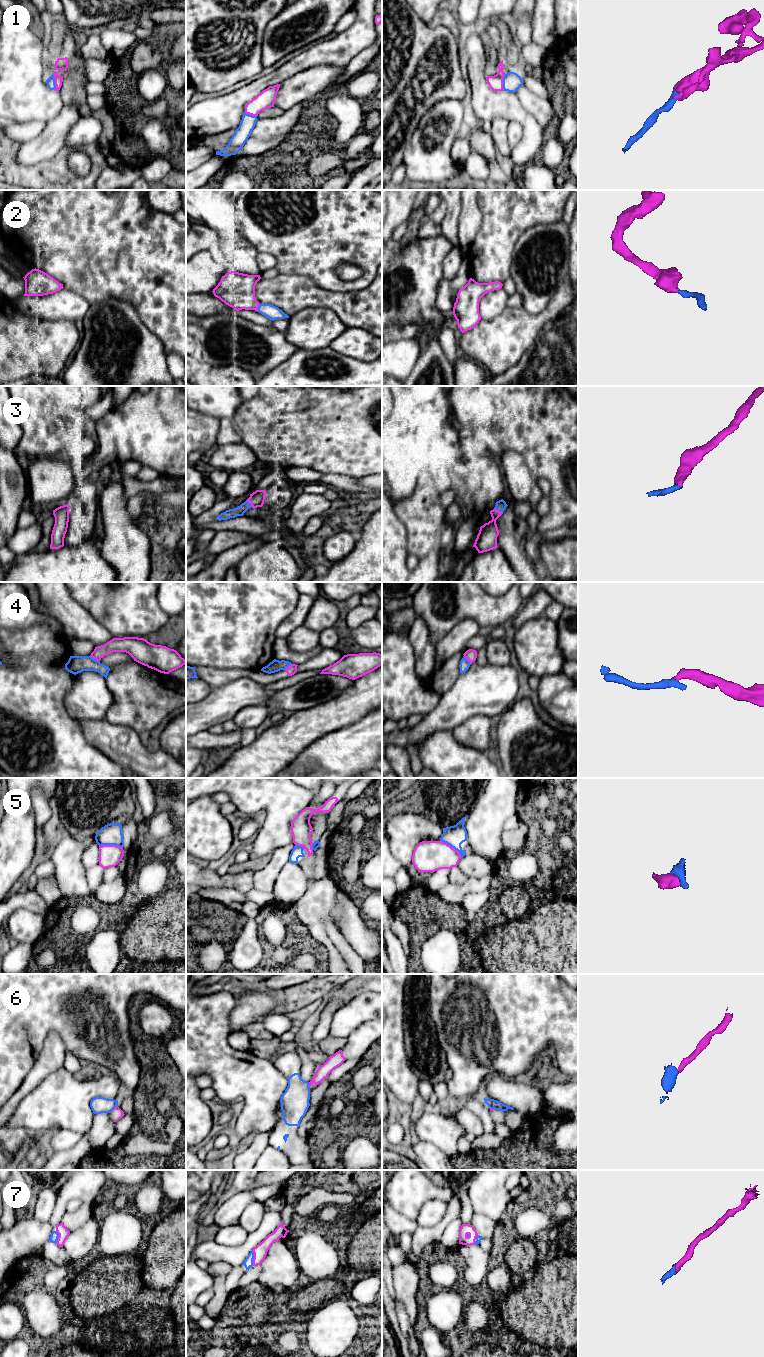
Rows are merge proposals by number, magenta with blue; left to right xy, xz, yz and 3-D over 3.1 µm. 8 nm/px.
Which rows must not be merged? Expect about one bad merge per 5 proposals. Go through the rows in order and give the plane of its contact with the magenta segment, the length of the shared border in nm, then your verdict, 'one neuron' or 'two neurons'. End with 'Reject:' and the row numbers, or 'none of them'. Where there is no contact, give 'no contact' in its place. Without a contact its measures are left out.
1: contact in yz; length 140 nm; one neuron
2: contact in xz; length 70 nm; one neuron
3: contact in yz; length 80 nm; one neuron
4: contact in xy; length 90 nm; two neurons
5: contact in yz; length 220 nm; two neurons
6: contact in xz; length 50 nm; two neurons
7: contact in xz; length 130 nm; one neuron
Reject: 4, 5, 6

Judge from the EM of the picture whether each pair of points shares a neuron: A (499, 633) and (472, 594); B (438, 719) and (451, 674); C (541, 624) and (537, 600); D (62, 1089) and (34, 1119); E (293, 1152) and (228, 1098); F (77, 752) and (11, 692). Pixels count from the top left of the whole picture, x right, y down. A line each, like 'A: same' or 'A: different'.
A: different
B: different
C: different
D: same
E: different
F: same

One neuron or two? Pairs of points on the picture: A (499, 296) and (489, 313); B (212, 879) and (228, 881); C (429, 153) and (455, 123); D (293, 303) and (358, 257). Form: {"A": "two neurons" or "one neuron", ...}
{"A": "one neuron", "B": "two neurons", "C": "one neuron", "D": "two neurons"}

